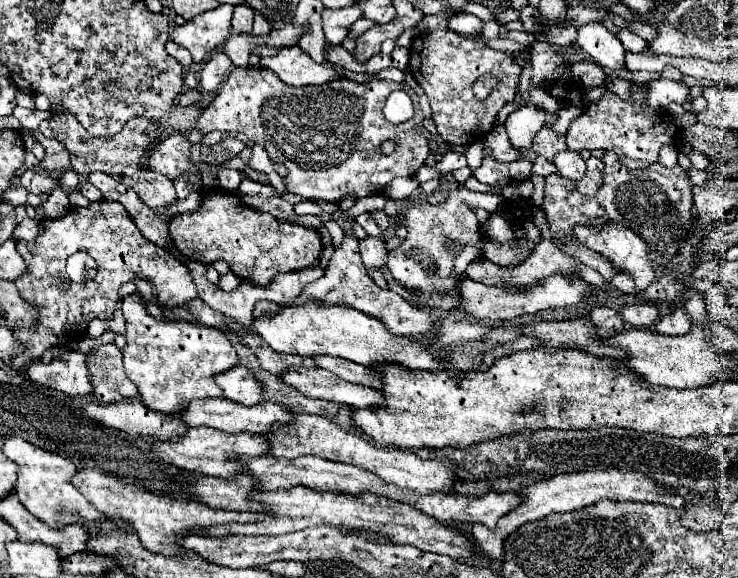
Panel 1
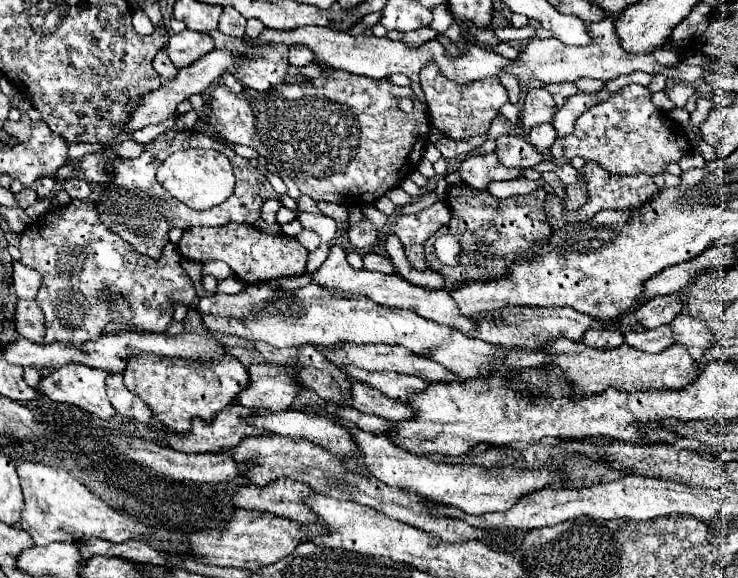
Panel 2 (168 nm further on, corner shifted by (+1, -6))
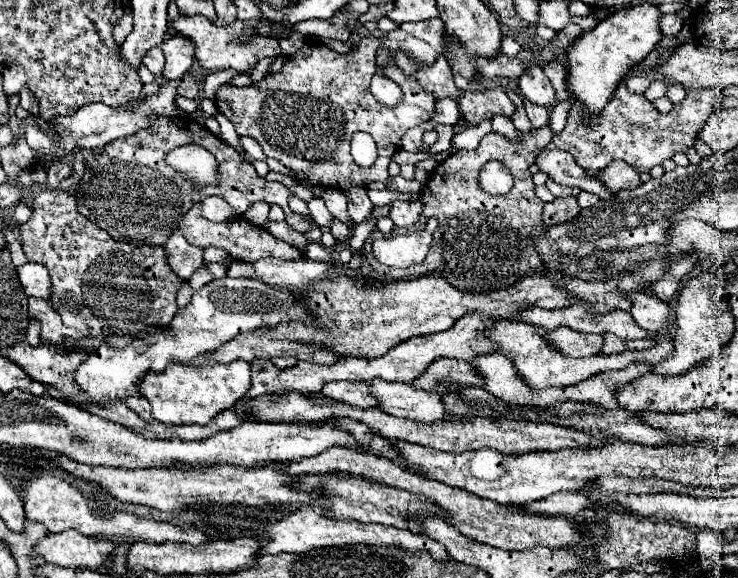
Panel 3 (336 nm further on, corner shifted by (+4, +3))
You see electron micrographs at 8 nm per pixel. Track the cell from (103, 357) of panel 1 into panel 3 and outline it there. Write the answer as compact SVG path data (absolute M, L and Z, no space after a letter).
M134 395L134 397L126 397L124 403L136 411L138 415L142 415L142 419L146 421L152 421L152 413L150 413L150 401L144 397L144 395Z

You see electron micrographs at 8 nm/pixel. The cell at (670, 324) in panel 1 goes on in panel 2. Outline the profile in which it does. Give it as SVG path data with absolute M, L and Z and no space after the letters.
M659 326L659 328L653 328L653 330L647 330L643 334L637 334L637 332L627 332L625 334L625 344L627 346L633 346L637 350L643 350L643 352L661 352L665 348L669 348L673 344L673 332L669 326Z

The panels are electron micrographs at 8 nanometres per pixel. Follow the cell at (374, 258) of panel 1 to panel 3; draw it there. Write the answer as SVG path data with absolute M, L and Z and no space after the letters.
M350 187L350 191L346 191L348 197L348 215L352 217L354 223L362 223L372 215L372 201L366 195L364 187Z

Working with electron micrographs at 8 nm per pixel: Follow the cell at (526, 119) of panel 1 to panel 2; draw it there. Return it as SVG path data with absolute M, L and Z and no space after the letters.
M543 86L527 90L525 100L523 100L523 108L521 108L521 126L523 126L523 130L527 132L535 124L551 122L555 110L557 110L555 102Z

